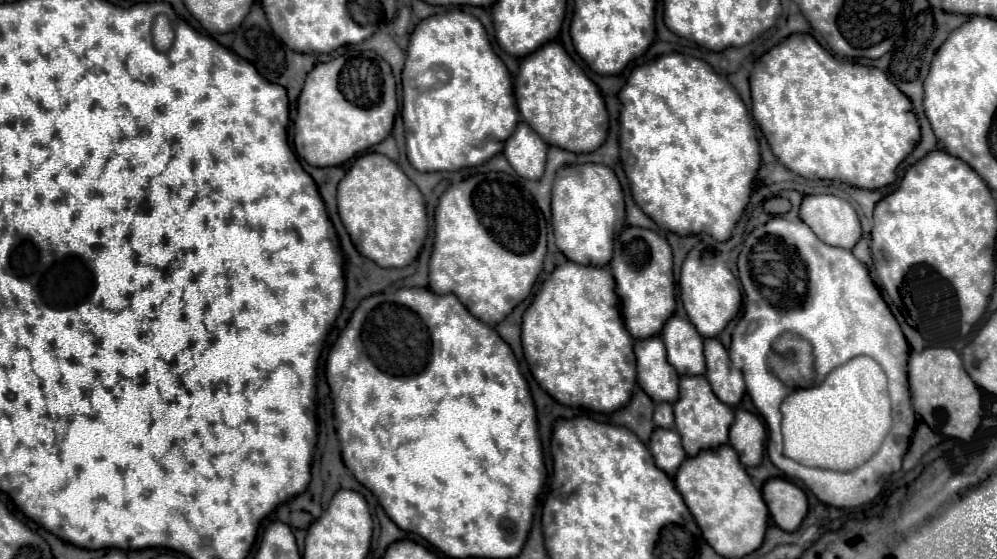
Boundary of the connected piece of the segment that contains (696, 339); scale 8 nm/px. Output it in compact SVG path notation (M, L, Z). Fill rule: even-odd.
M672 316L662 330L662 340L668 350L668 360L680 376L696 376L706 372L702 348L704 340L690 320Z

